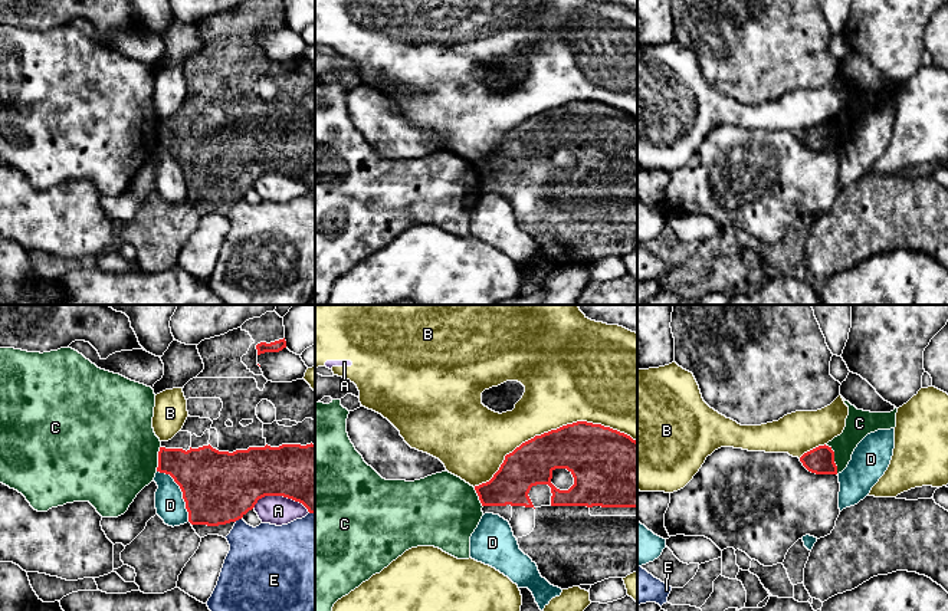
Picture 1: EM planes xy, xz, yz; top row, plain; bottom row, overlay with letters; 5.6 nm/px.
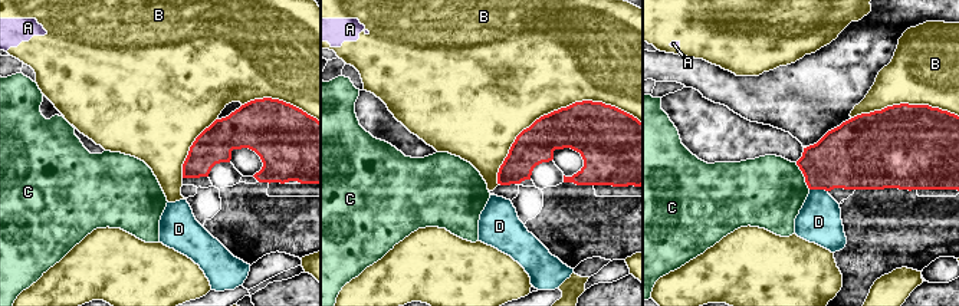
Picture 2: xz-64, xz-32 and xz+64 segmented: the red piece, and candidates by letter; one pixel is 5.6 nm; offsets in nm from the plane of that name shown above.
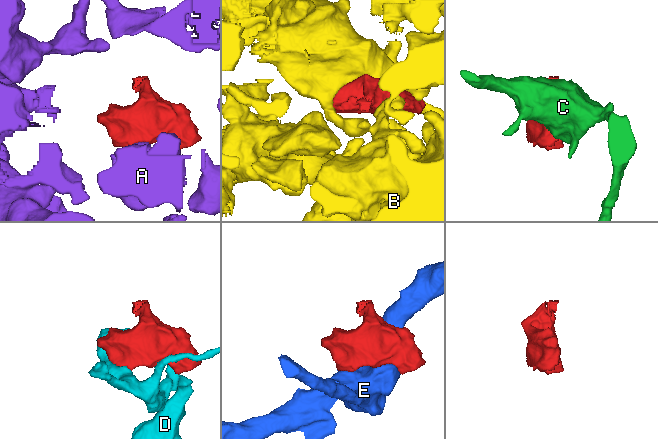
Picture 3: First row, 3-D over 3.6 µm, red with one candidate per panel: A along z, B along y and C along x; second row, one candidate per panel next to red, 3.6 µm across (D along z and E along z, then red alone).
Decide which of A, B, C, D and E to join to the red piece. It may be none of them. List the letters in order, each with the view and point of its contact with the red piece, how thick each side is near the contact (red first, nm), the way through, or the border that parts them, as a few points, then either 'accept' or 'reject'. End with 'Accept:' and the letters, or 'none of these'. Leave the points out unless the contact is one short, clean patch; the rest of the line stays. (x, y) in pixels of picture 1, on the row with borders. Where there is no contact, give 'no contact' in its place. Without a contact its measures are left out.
A: meets red in xy at (281, 495); 340 nm thick on the red side, 160 nm on the other; reject
B: meets red in xz at (551, 430); 320 nm thick on the red side, 420 nm on the other; reject
C: meets red in yz at (833, 459); 160 nm thick on the red side, 150 nm on the other; border along yz (825, 444), (833, 452), (837, 473); reject
D: meets red in xy at (181, 490); 400 nm thick on the red side, 160 nm on the other; reject
E: meets red in xy at (238, 519); 400 nm thick on the red side, 340 nm on the other; reject
Accept: none of these

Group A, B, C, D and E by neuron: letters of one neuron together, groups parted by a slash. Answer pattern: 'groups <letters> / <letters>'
groups A B / C / D / E

